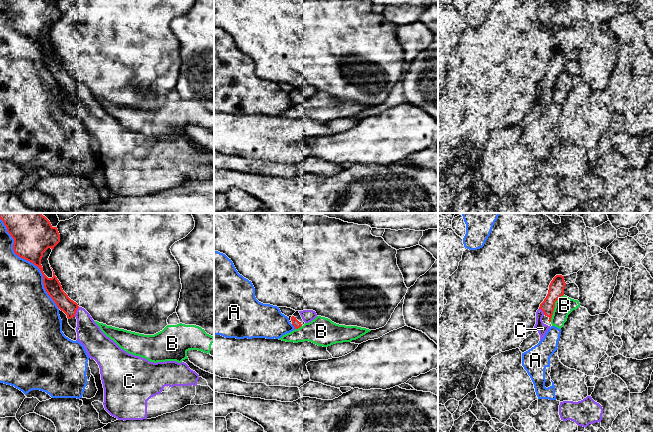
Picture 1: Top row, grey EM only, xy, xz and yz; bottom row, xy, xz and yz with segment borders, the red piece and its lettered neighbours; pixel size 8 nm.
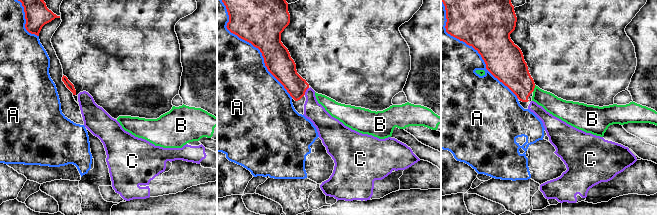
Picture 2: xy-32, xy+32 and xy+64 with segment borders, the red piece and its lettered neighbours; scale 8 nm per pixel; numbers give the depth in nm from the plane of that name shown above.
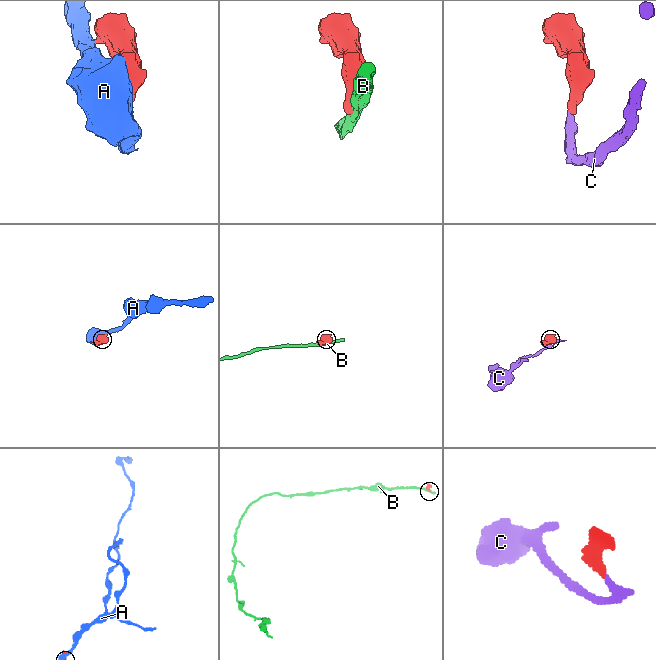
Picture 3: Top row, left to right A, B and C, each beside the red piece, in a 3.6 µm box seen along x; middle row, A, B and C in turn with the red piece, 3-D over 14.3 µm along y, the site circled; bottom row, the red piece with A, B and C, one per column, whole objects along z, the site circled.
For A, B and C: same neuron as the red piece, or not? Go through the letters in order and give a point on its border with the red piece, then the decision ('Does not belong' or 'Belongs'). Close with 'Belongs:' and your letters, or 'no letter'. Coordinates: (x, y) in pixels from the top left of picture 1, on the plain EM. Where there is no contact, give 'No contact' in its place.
A: Touches red at xy (32, 38). Does not belong
B: Touches red at yz (554, 83). Does not belong
C: Touches red at xy (75, 88). Belongs
Belongs: C

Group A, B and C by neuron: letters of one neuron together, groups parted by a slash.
A / B / C

